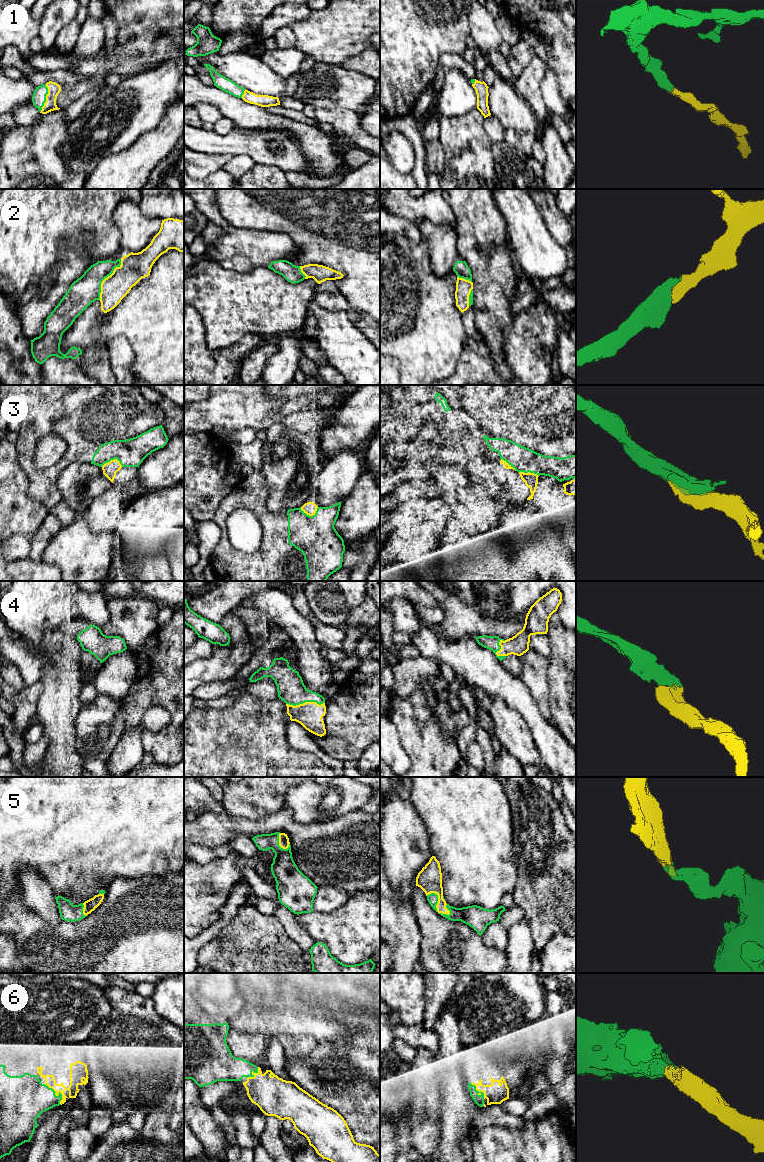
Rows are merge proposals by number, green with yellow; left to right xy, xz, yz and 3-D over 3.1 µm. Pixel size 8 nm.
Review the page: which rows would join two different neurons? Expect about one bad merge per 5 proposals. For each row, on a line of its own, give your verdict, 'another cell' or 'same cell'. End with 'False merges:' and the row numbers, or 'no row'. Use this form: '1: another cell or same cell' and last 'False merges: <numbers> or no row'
1: same cell
2: same cell
3: same cell
4: same cell
5: same cell
6: same cell
False merges: no row

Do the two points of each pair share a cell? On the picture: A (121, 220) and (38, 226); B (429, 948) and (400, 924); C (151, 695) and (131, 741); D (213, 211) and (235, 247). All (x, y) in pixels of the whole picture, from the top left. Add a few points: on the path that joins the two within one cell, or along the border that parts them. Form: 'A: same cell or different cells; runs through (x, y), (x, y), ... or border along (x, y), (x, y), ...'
A: different cells; border along (123, 199), (113, 215), (120, 244)
B: different cells; border along (415, 918), (420, 933), (420, 959)
C: different cells; border along (139, 724), (125, 729)
D: different cells; border along (209, 221), (226, 229), (231, 226)

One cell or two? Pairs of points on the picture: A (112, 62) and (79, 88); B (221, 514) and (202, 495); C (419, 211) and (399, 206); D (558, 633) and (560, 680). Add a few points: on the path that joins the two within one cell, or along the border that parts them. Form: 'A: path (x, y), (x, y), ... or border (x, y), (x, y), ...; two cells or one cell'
A: path (107, 71), (88, 85); one cell
B: border (231, 491), (220, 502), (211, 521); two cells
C: path (414, 208), (404, 206); one cell
D: path (560, 645), (560, 668); one cell

